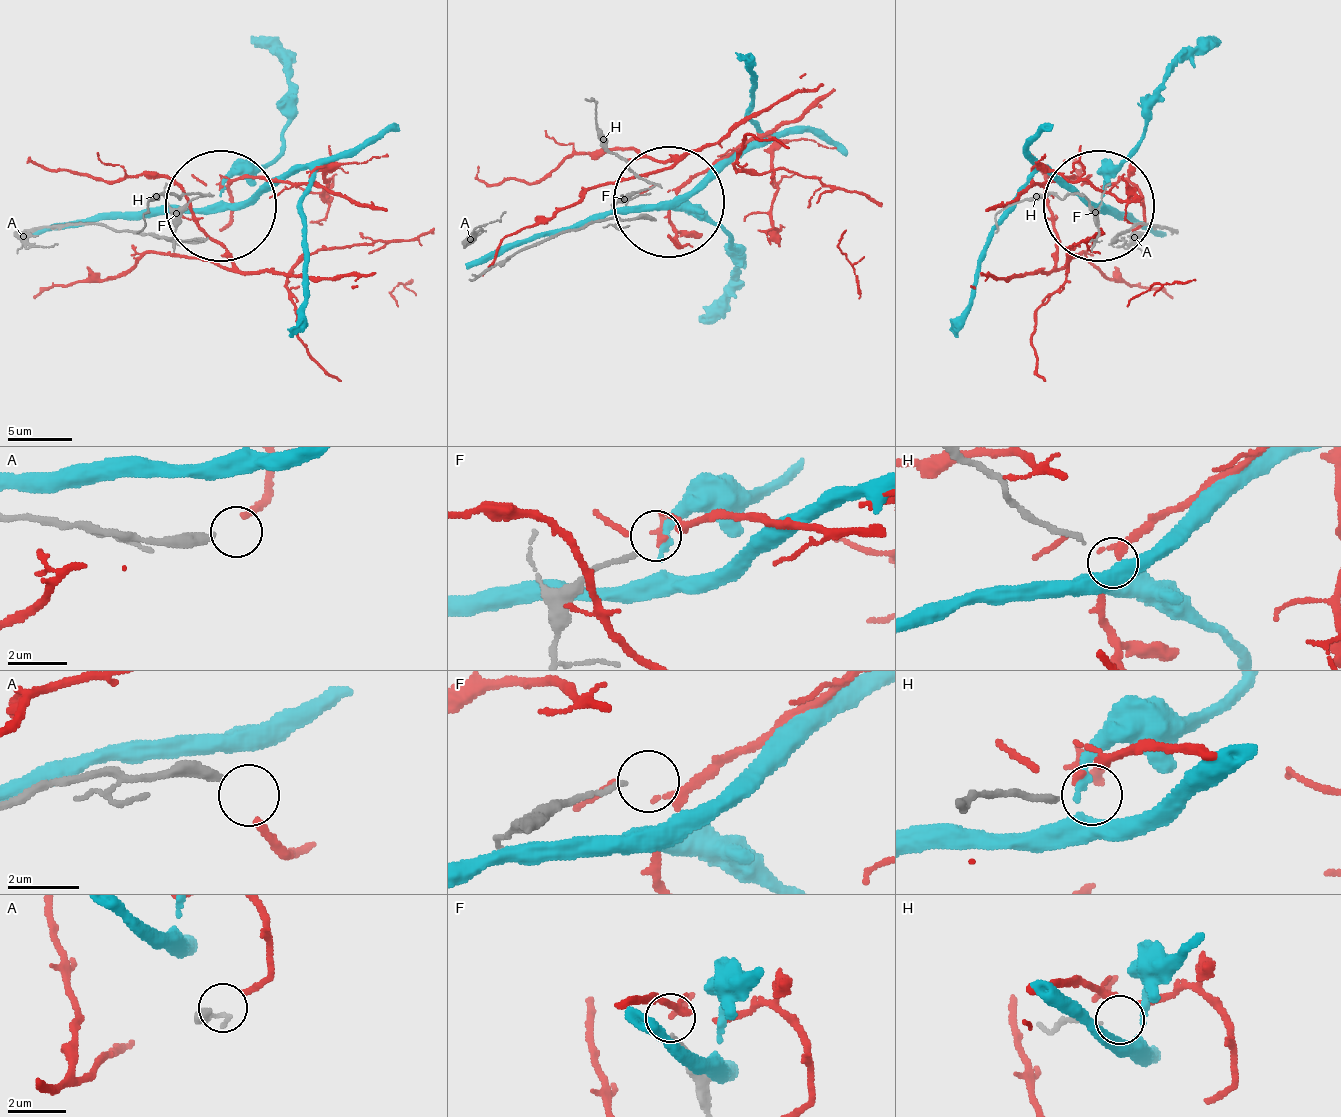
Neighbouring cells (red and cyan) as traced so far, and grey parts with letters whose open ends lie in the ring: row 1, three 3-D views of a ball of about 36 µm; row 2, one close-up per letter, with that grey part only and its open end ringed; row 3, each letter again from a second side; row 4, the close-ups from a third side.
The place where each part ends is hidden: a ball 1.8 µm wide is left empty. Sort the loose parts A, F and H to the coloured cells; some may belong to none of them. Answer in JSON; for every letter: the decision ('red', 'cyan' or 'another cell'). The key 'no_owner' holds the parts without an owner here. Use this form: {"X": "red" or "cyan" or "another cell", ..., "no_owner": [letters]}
{"A": "red", "F": "another cell", "H": "another cell", "no_owner": ["F", "H"]}

